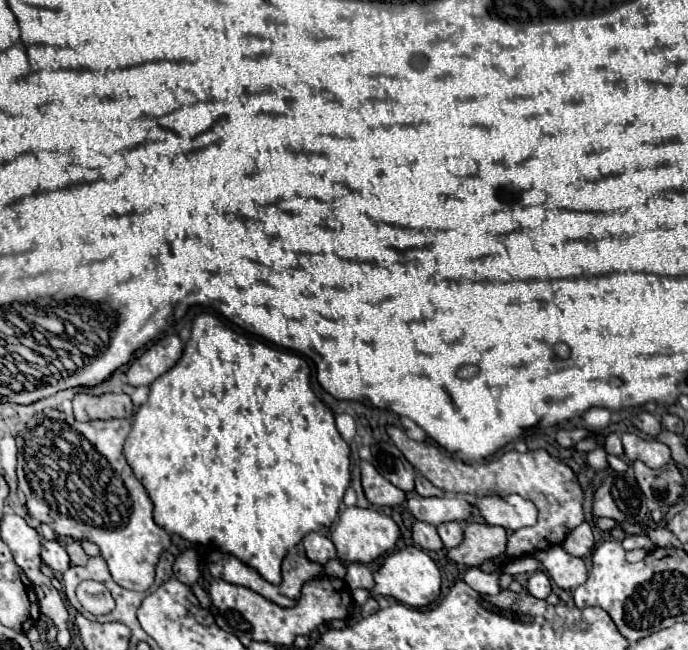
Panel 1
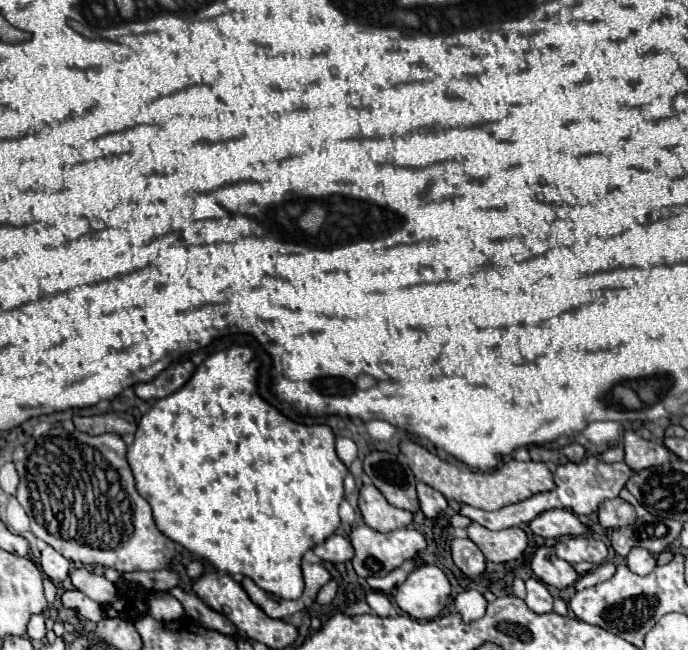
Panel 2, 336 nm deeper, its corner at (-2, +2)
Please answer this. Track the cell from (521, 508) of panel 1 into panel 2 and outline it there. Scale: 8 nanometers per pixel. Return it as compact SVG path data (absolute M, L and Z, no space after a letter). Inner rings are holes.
M550 509L544 511L540 517L536 517L530 523L530 529L540 535L540 537L566 537L566 535L586 535L592 533L592 529L588 525L584 525L574 513L566 511L566 509Z

